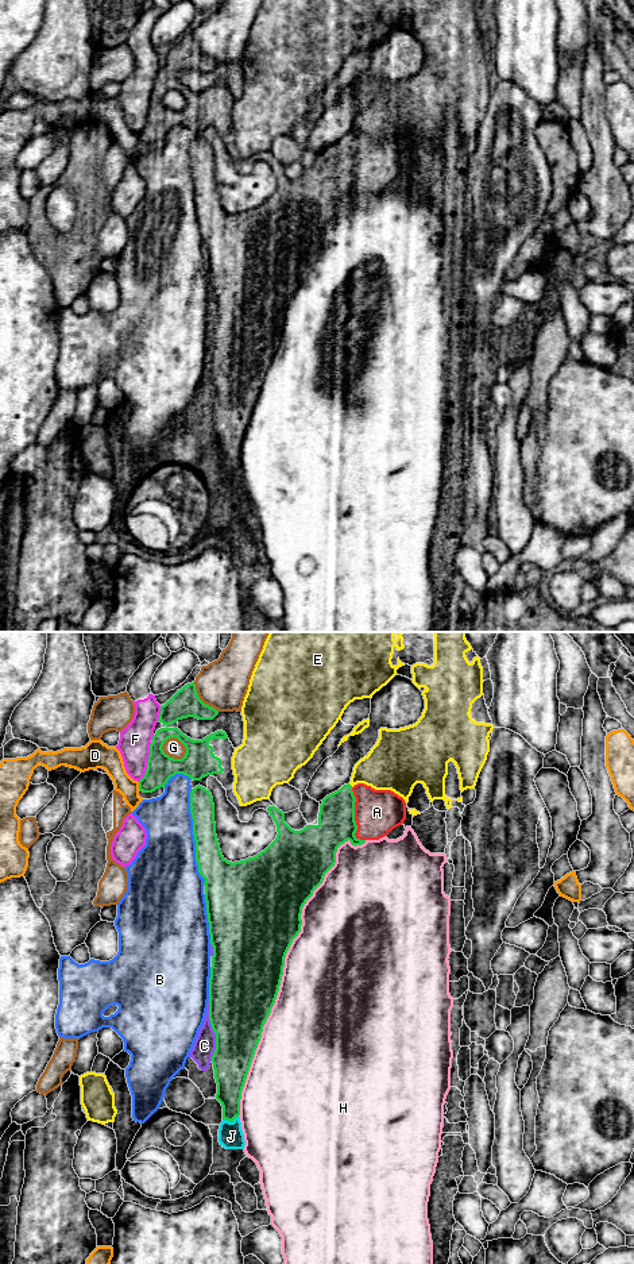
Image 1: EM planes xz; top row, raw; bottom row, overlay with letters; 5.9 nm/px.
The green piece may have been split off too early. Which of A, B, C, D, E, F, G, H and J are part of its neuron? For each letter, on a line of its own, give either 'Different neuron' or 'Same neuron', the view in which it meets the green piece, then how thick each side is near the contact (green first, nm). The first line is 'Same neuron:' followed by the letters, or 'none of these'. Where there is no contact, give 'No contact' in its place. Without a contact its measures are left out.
Same neuron: A
A: Same neuron. Touches green in xz. Thickness 220 nm (green) against 280 nm
B: Different neuron. Touches green in xz. Thickness 180 nm (green) against 360 nm
C: Different neuron. Touches green in xz. Thickness 380 nm (green) against 130 nm
D: Different neuron. Touches green in xz. Thickness 170 nm (green) against 140 nm
E: Different neuron. Touches green in xz. Thickness 220 nm (green) against 280 nm
F: Different neuron. Touches green in xz. Thickness 170 nm (green) against 190 nm
G: Different neuron. Touches green in xz. Thickness 190 nm (green) against 110 nm
H: Different neuron. Touches green in xz. Thickness 460 nm (green) against 480 nm
J: Different neuron. Touches green in xz. Thickness 170 nm (green) against 150 nm

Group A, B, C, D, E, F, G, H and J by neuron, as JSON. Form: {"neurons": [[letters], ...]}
{"neurons": [["A"], ["B"], ["C", "J"], ["D"], ["E"], ["F"], ["G"], ["H"]]}

